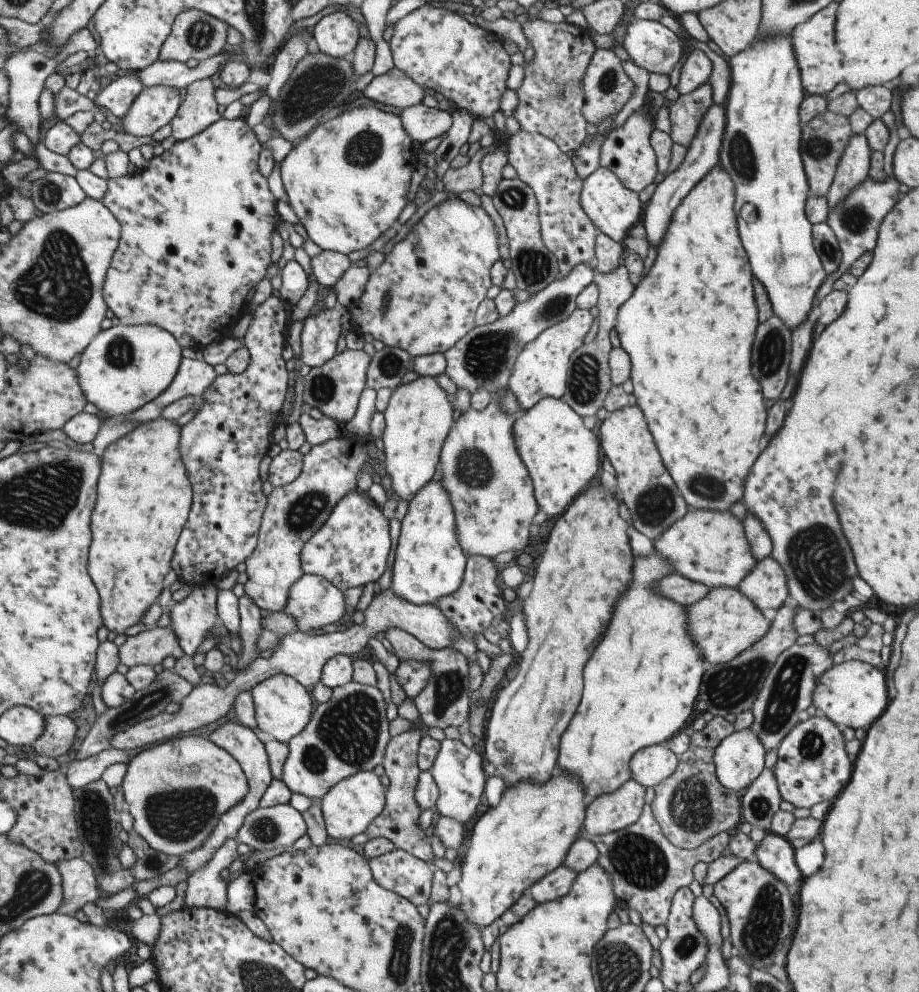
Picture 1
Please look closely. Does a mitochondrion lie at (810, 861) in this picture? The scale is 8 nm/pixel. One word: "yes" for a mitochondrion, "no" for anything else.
no

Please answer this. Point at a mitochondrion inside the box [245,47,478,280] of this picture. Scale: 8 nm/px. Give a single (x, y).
(317, 86)

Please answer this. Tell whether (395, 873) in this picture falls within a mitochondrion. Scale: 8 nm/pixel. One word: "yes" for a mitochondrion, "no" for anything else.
no

